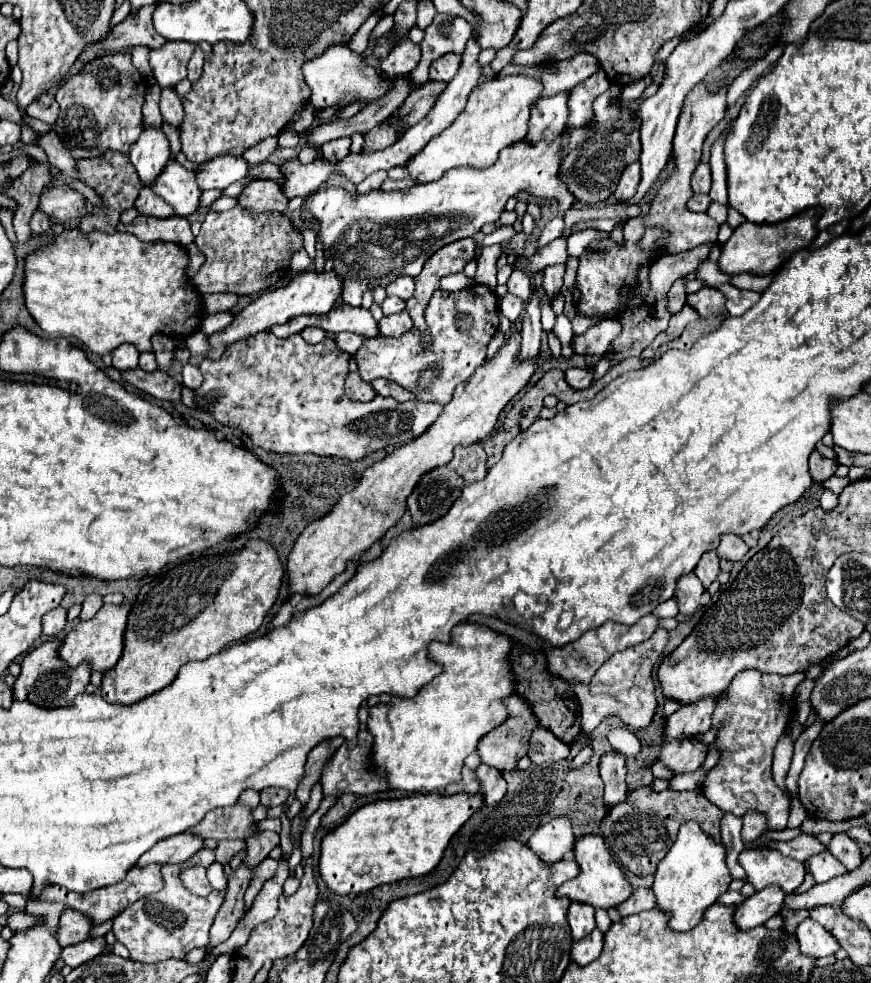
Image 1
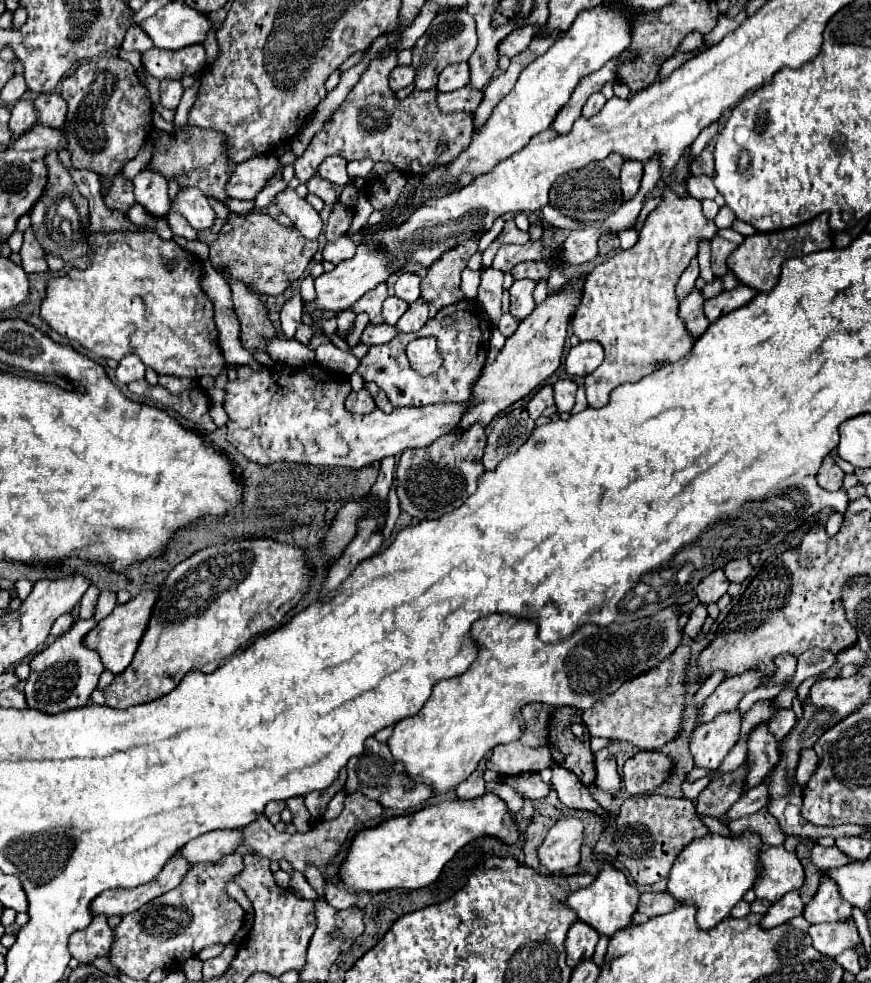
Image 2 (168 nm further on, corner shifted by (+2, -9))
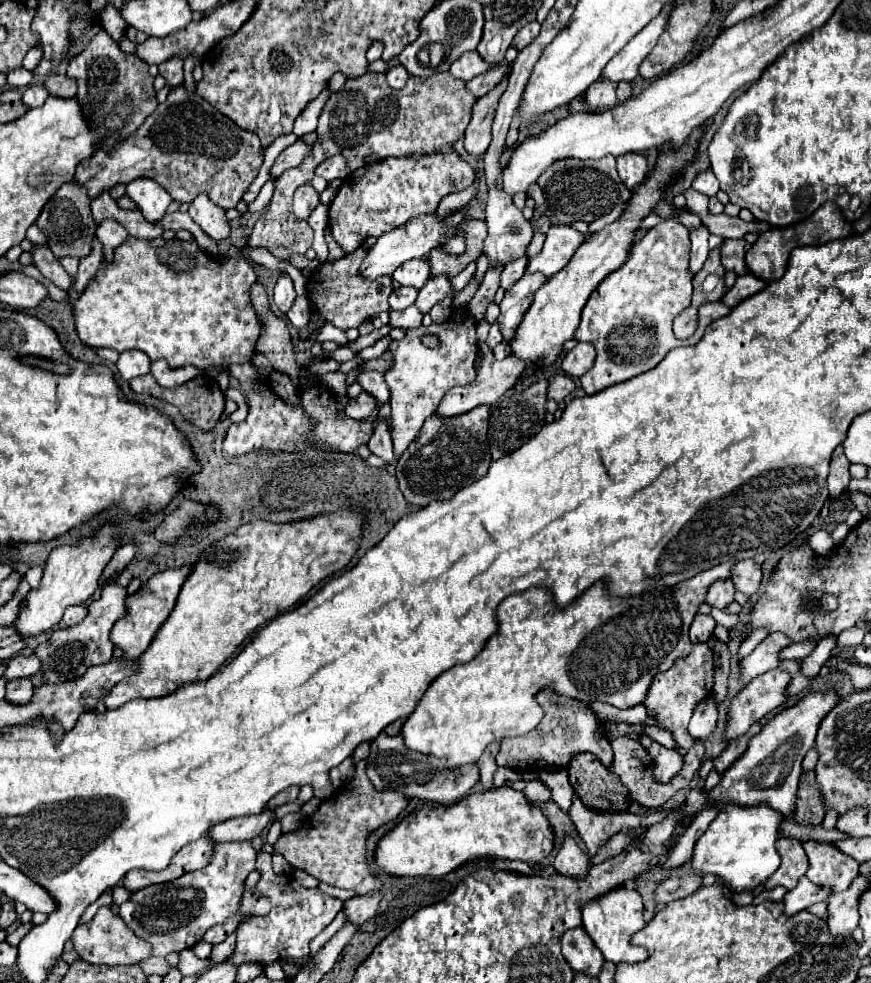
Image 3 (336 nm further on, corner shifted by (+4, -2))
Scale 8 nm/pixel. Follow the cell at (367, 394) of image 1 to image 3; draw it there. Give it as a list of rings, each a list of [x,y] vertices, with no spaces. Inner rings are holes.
[[[361,392],[357,398],[349,398],[347,406],[345,406],[345,414],[349,414],[349,418],[367,418],[373,414],[373,410],[377,408],[377,400],[373,396],[369,396],[369,392]]]

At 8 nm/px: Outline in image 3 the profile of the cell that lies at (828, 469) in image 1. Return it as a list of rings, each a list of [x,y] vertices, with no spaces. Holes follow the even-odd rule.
[[[837,446],[831,458],[831,468],[829,468],[829,476],[827,476],[827,486],[829,486],[829,494],[841,496],[849,484],[849,460],[843,454],[843,446]]]

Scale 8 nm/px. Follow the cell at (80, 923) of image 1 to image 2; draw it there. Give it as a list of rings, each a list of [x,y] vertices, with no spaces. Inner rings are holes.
[[[97,915],[87,929],[71,935],[69,951],[79,963],[91,963],[95,957],[107,957],[111,951],[111,941],[115,941],[115,933],[109,927],[107,917]]]

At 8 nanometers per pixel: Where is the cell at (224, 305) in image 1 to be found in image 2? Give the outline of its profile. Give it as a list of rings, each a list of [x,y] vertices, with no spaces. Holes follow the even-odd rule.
[[[225,277],[228,284],[233,284],[233,303],[240,322],[240,341],[249,351],[267,351],[267,341],[275,339],[279,331],[273,327],[271,319],[267,317],[267,307],[261,297],[247,289],[241,280],[231,280]]]

